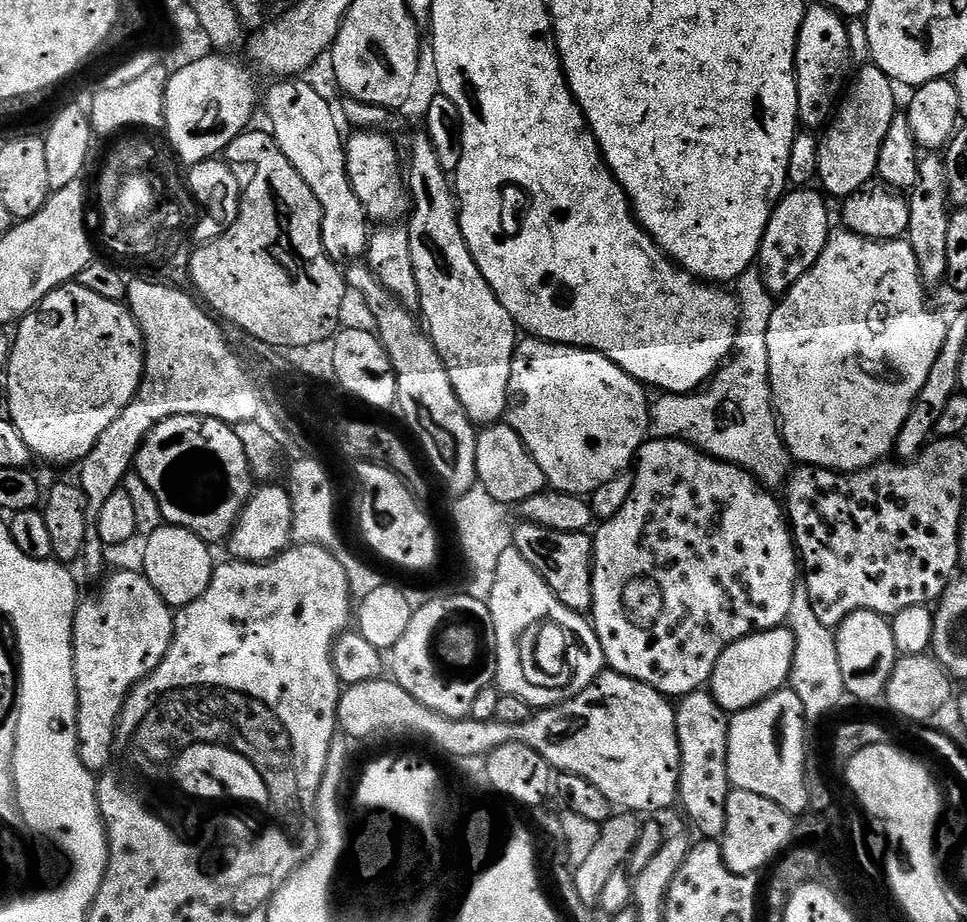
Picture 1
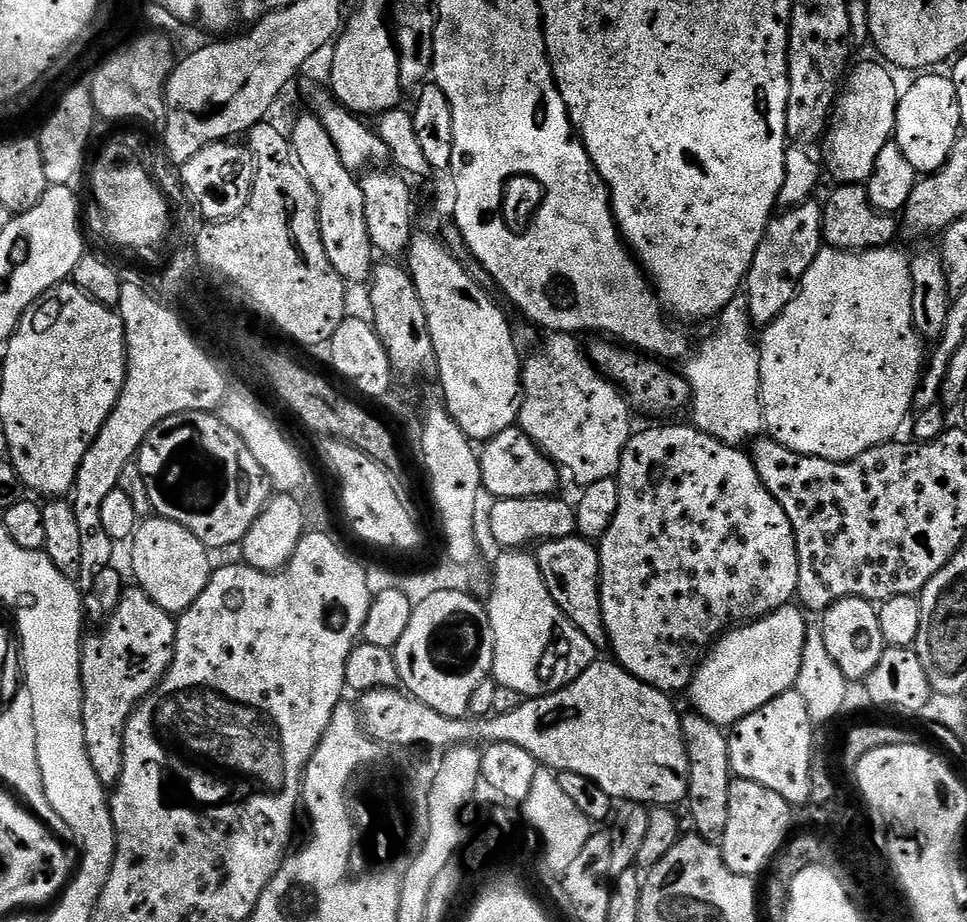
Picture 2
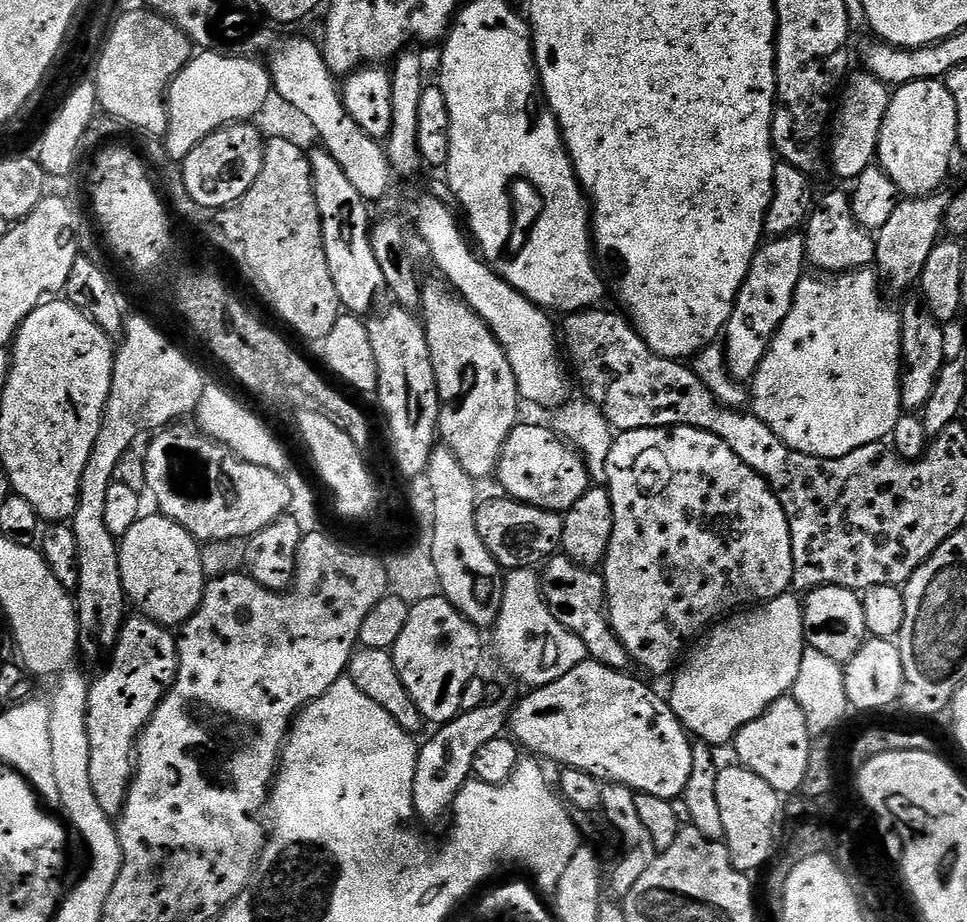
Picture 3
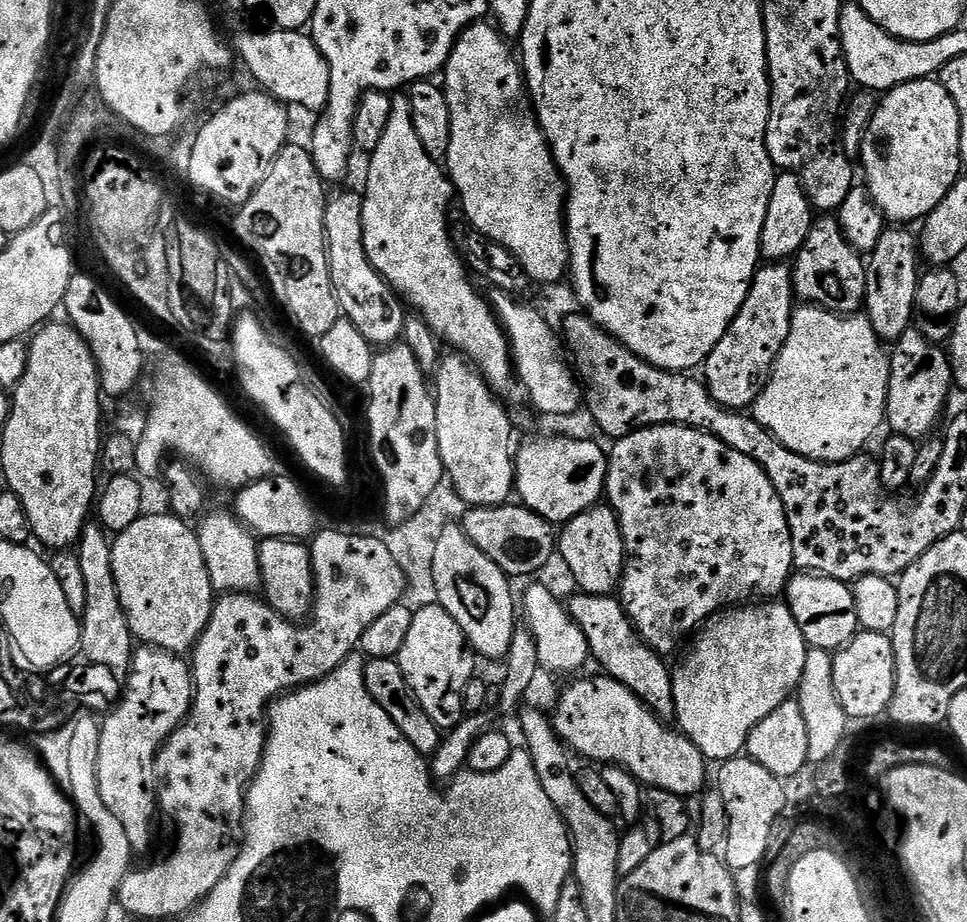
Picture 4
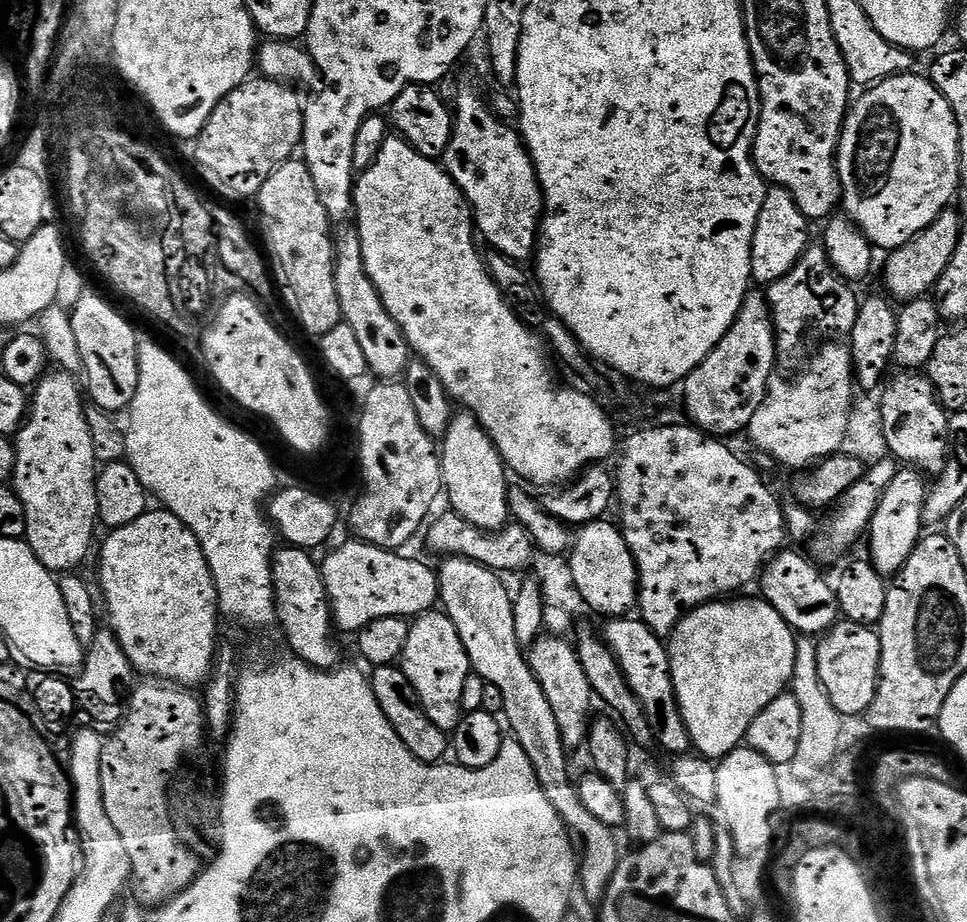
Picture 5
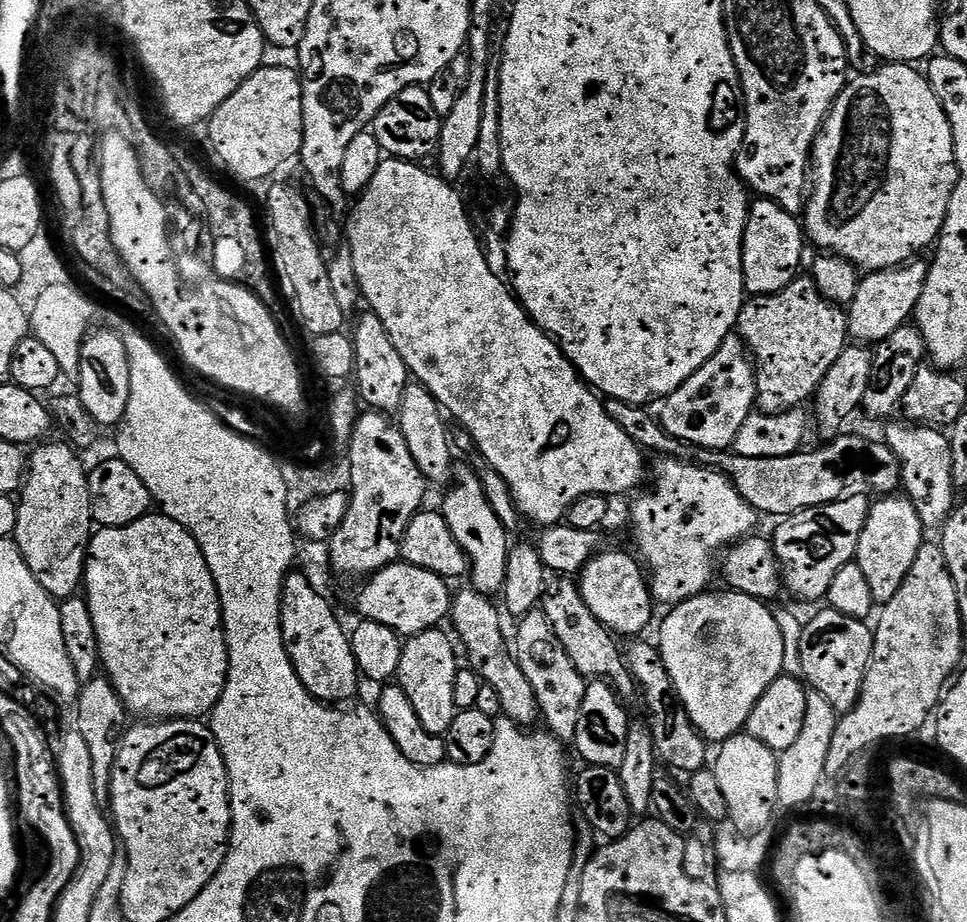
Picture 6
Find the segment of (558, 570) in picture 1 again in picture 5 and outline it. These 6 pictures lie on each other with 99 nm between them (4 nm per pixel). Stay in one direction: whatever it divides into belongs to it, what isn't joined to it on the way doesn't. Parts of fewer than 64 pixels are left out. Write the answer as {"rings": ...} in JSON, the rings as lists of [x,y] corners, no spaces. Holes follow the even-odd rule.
{"rings":[[[612,618],[602,631],[603,639],[612,649],[620,664],[621,672],[636,695],[644,715],[649,720],[650,730],[657,745],[669,752],[669,757],[685,755],[692,748],[692,739],[686,730],[686,722],[682,718],[682,710],[678,706],[678,698],[672,681],[672,667],[668,657],[667,643],[657,636],[643,619]]]}

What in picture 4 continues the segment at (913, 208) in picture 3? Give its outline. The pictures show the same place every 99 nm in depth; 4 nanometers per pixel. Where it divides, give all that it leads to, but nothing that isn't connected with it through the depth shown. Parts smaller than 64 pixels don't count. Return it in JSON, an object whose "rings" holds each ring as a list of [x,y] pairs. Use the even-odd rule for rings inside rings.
{"rings":[[[892,226],[878,238],[878,246],[867,257],[866,294],[863,311],[868,317],[874,334],[882,342],[895,342],[908,328],[913,327],[916,315],[916,287],[922,275],[918,240],[904,226]]]}

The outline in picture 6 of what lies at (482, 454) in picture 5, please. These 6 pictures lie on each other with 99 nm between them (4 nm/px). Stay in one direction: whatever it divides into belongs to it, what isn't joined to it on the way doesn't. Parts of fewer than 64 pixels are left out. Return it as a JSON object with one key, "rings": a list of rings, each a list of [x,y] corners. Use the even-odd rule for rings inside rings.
{"rings":[[[474,471],[473,473],[464,472],[459,476],[460,473],[455,477],[451,487],[447,489],[449,492],[444,500],[442,515],[450,526],[450,532],[454,534],[454,538],[468,556],[471,587],[492,598],[495,597],[495,592],[497,595],[503,593],[504,590],[506,562],[510,551],[510,543],[508,544],[510,532],[500,521],[498,514],[494,512],[494,506],[490,506],[479,475]]]}

